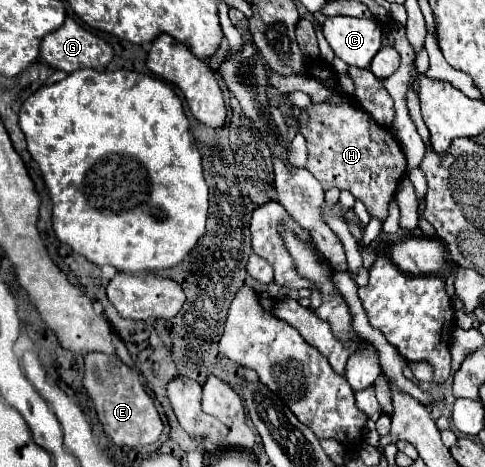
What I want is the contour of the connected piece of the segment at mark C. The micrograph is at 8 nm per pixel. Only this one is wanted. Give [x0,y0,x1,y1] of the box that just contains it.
[321,17,383,67]

